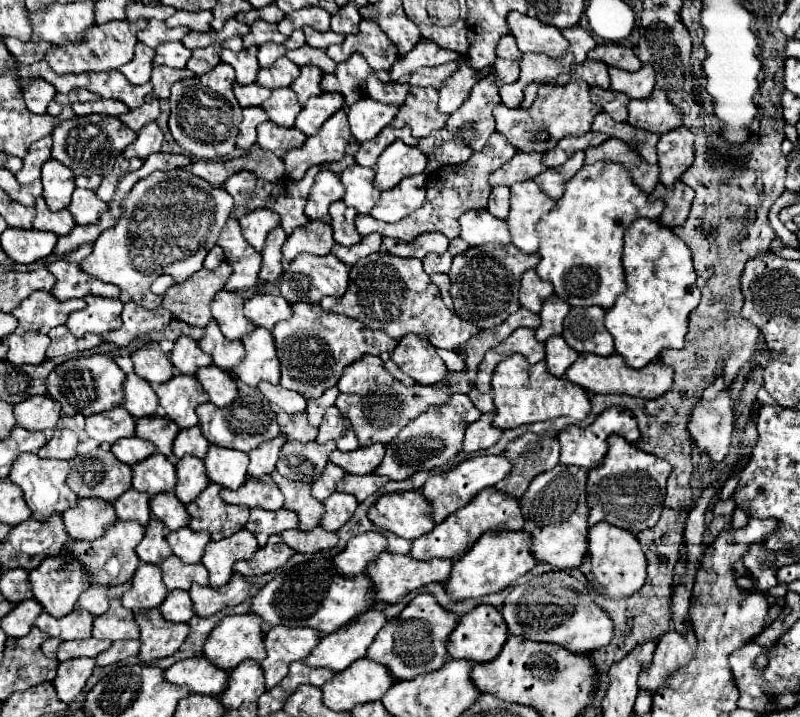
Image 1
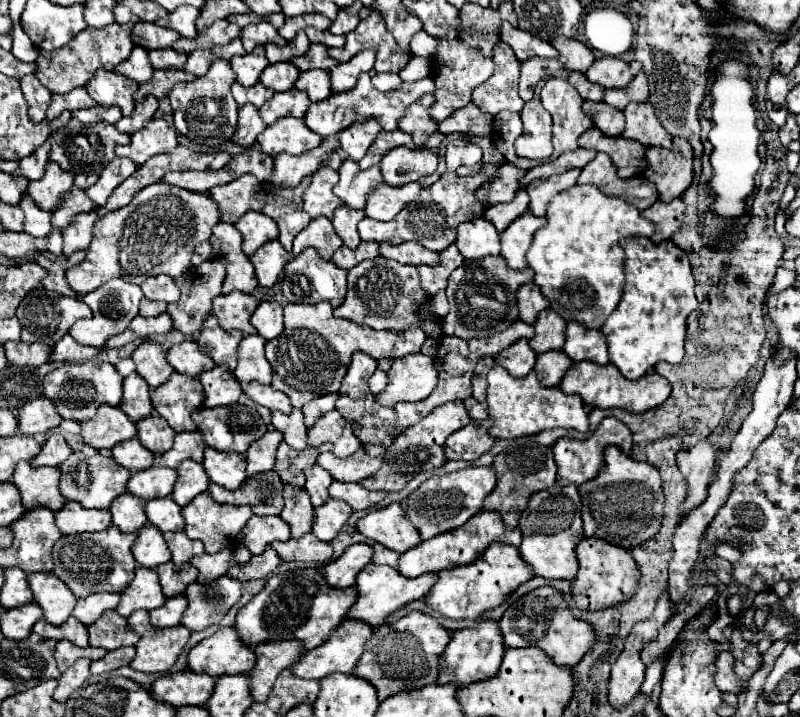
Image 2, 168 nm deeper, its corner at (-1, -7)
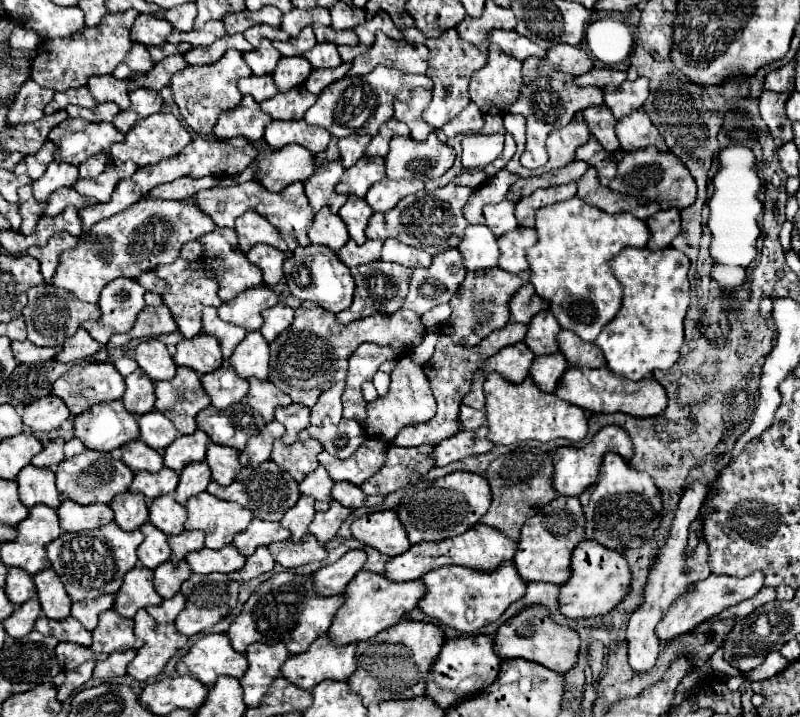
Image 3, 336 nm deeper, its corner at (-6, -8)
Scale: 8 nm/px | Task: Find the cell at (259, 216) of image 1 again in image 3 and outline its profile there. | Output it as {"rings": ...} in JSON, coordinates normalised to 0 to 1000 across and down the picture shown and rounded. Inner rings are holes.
{"rings":[[[306,294],[301,303],[294,305],[294,322],[299,331],[299,342],[301,350],[309,353],[316,342],[321,339],[334,339],[339,344],[346,344],[351,350],[361,350],[359,339],[354,336],[354,331],[341,319],[341,314],[336,314],[324,297],[319,294]]]}

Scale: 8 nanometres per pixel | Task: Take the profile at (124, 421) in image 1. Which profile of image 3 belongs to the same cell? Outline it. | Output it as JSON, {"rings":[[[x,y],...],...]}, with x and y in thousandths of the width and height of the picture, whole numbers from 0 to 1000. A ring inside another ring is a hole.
{"rings":[[[151,559],[121,562],[111,573],[89,582],[91,607],[116,629],[141,629],[161,615],[174,612],[171,582]]]}

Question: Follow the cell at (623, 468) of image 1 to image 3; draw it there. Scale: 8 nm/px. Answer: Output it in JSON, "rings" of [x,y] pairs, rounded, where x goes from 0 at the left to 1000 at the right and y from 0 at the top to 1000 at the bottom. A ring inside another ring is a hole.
{"rings":[[[759,632],[751,649],[746,674],[741,674],[724,693],[731,715],[731,749],[741,752],[771,771],[789,763],[801,763],[816,752],[819,738],[829,721],[826,685],[816,676],[809,660],[794,657],[771,632]]]}

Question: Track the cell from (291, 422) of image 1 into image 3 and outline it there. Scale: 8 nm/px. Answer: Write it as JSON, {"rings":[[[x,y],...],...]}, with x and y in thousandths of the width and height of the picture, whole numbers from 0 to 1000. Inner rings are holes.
{"rings":[[[364,562],[361,568],[346,568],[344,584],[356,593],[356,607],[351,609],[354,618],[369,618],[374,601],[386,596],[386,570]]]}

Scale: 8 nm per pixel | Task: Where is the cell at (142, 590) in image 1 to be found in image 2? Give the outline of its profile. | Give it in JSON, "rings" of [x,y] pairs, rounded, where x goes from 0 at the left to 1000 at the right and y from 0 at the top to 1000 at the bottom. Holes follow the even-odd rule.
{"rings":[[[173,789],[170,803],[165,809],[165,815],[160,815],[160,820],[153,826],[153,837],[145,848],[145,854],[155,862],[160,862],[165,854],[180,848],[180,851],[193,851],[200,848],[208,840],[195,798],[188,792],[178,792]]]}

